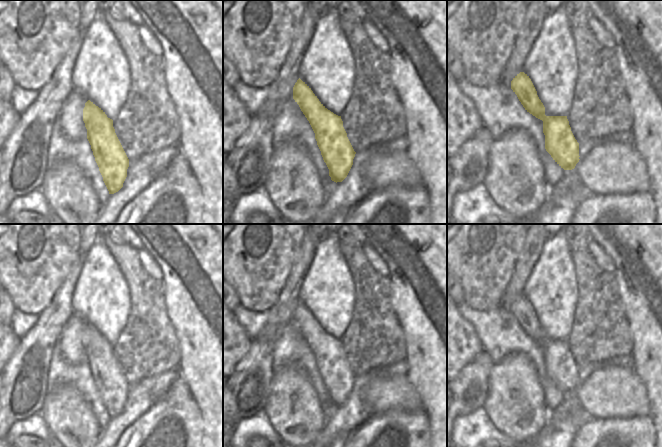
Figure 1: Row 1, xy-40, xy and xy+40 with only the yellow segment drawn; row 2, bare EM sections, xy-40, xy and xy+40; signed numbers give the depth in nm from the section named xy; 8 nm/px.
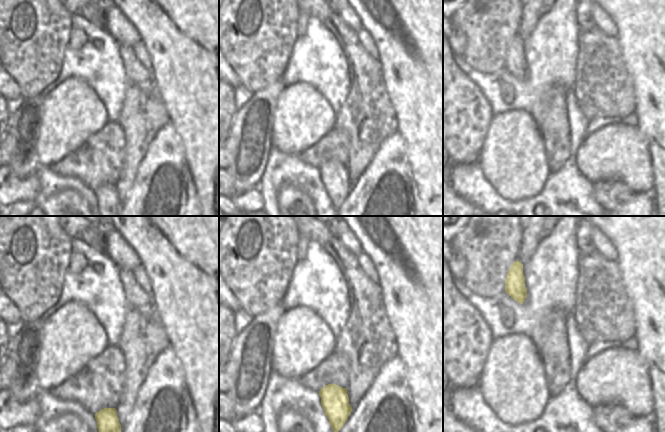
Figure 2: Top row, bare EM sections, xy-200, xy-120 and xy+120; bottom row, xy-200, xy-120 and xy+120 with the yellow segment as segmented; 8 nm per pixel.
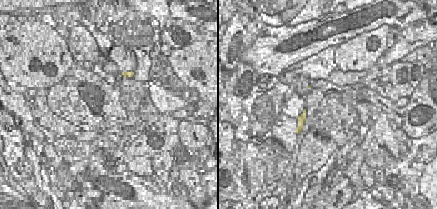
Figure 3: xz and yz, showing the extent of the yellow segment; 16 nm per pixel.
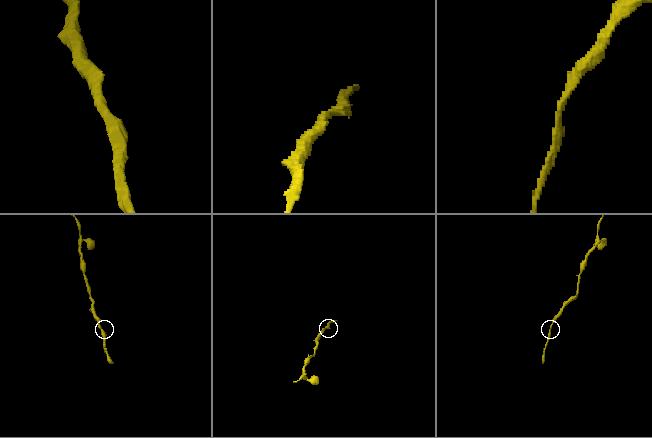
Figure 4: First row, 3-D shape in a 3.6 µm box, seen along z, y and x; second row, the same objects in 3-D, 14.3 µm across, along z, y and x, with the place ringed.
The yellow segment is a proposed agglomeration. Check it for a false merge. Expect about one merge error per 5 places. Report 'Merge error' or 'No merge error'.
No merge error.

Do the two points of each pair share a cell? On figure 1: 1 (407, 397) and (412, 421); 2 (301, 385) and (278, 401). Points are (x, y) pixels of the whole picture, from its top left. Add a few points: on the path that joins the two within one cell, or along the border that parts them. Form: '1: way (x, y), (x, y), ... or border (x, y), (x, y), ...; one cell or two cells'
1: border (422, 409), (414, 411), (386, 411); two cells
2: way (295, 390), (284, 400); one cell

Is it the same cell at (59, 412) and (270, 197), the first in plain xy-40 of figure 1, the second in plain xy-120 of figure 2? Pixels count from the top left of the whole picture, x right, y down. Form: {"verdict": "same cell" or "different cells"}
{"verdict": "different cells"}

